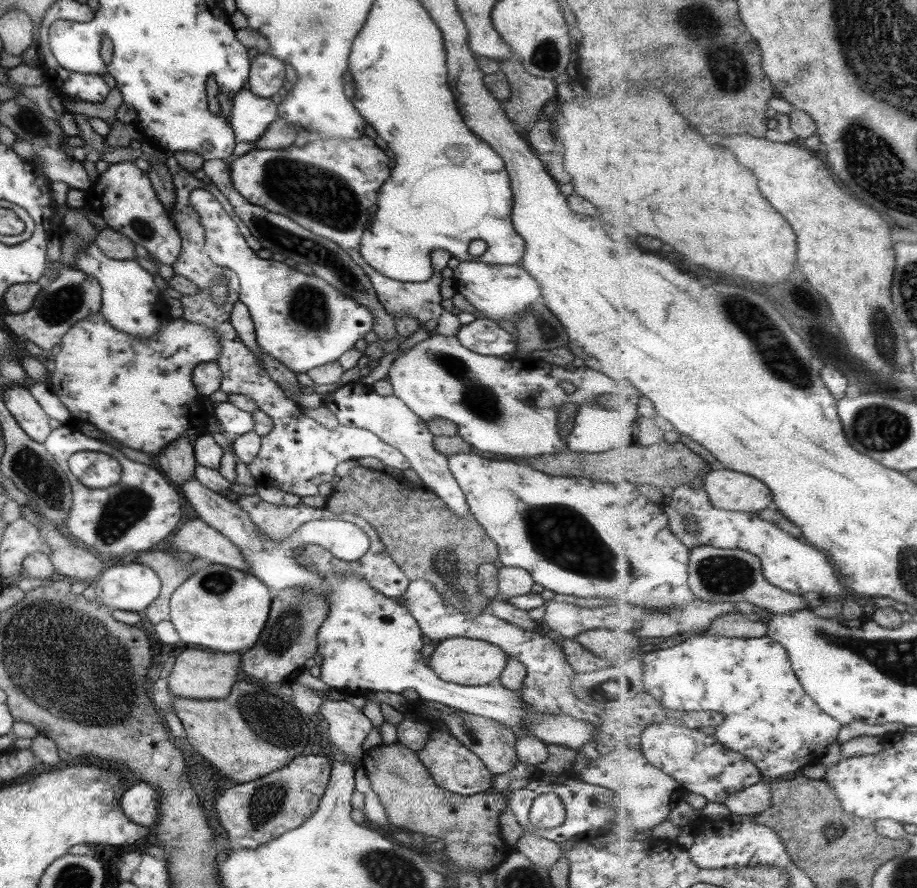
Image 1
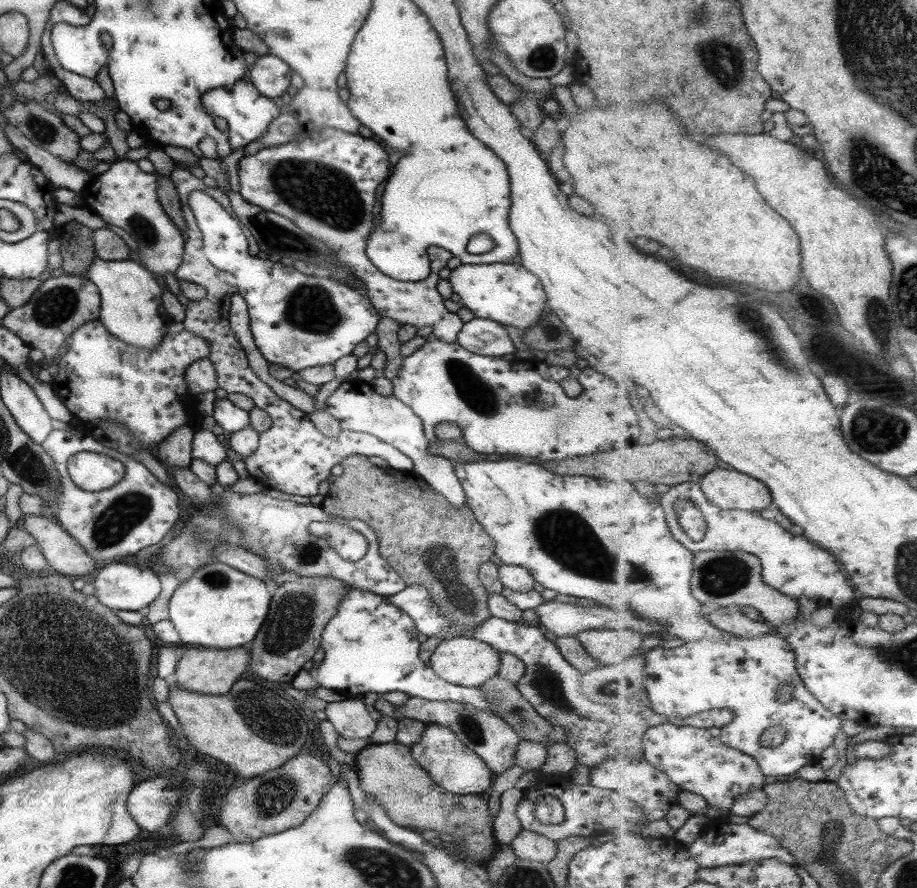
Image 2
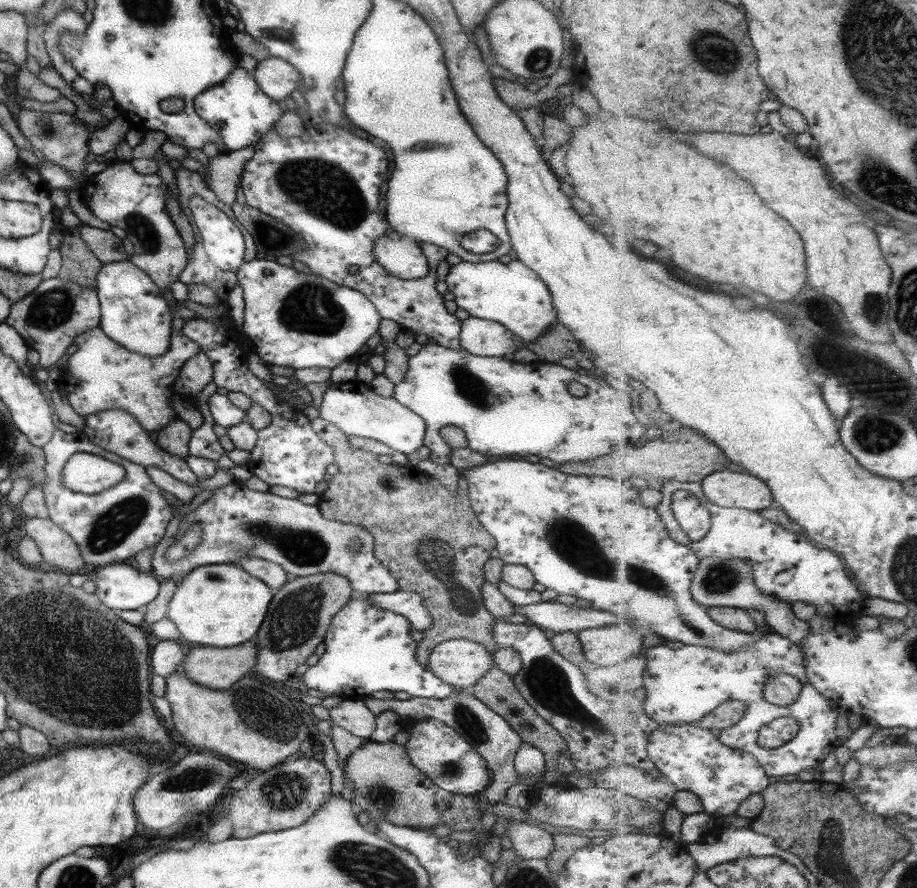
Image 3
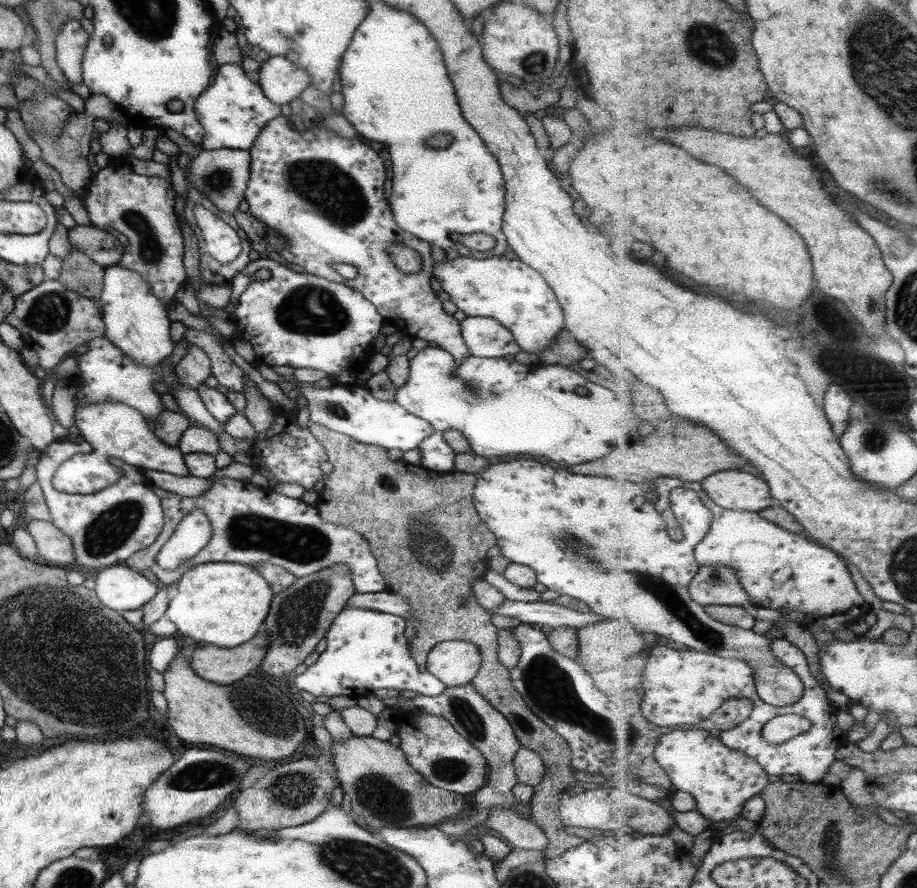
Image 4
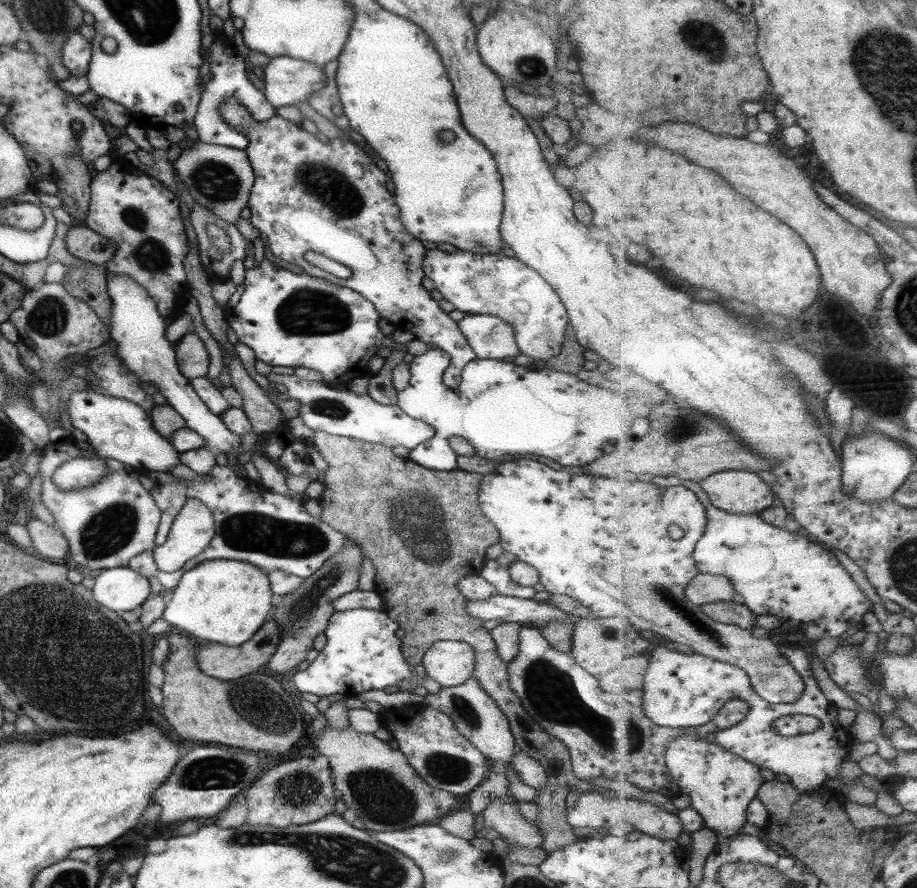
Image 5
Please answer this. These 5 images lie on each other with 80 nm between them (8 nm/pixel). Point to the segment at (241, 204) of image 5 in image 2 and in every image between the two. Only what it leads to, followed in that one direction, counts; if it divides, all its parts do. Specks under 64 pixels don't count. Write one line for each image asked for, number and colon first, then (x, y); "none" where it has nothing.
2: (284, 128)
3: (222, 171)
4: (220, 175)

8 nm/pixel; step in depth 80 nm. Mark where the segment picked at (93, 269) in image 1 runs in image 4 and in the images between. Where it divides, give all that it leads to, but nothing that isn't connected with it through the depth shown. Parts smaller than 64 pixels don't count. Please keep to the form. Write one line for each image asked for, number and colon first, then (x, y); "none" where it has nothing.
2: (130, 310)
3: (132, 314)
4: (135, 322)

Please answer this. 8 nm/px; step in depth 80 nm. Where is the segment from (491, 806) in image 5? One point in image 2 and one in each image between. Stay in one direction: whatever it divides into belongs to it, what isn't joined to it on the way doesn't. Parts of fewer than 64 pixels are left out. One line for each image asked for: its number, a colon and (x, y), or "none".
2: (527, 845)
3: (529, 841)
4: (519, 833)

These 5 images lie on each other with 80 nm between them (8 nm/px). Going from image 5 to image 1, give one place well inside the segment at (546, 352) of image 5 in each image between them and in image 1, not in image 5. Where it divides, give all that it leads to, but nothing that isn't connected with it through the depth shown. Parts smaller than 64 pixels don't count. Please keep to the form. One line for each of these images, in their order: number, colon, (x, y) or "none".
1: (498, 292)
2: (507, 294)
3: (511, 294)
4: (506, 290)

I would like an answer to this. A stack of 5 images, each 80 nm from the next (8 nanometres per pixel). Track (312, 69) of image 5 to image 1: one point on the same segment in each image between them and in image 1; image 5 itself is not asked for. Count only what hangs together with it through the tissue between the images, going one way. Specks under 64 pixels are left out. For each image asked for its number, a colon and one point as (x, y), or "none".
1: (266, 73)
2: (270, 76)
3: (276, 78)
4: (280, 81)

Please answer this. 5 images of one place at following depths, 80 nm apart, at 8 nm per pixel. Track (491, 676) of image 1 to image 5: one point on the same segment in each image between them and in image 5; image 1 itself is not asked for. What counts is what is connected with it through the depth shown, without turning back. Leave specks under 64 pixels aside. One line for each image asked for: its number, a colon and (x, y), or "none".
2: (462, 661)
3: (459, 663)
4: (454, 663)
5: (448, 663)

